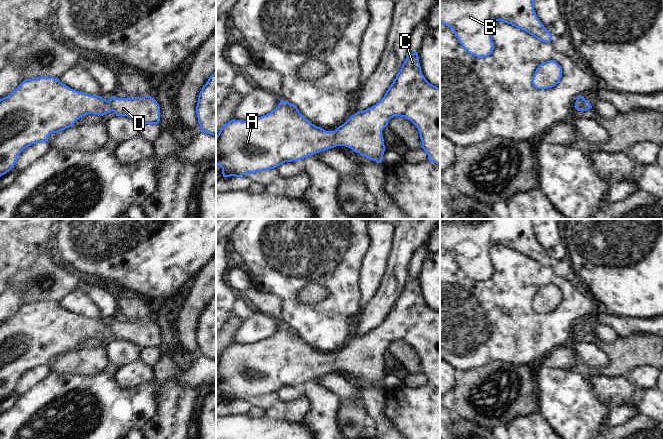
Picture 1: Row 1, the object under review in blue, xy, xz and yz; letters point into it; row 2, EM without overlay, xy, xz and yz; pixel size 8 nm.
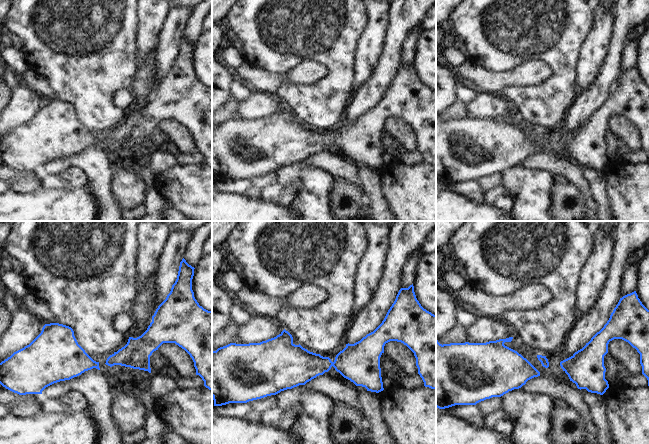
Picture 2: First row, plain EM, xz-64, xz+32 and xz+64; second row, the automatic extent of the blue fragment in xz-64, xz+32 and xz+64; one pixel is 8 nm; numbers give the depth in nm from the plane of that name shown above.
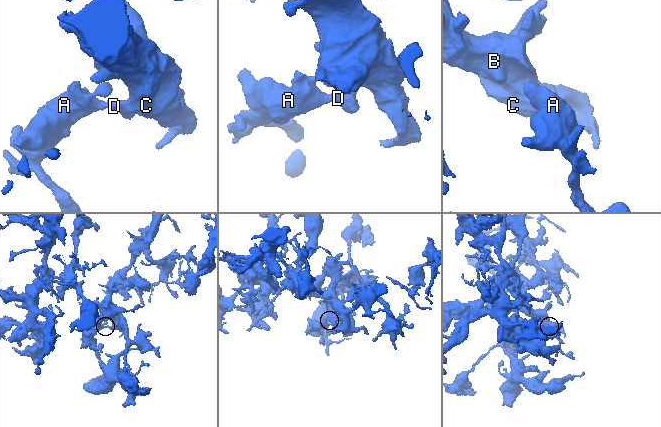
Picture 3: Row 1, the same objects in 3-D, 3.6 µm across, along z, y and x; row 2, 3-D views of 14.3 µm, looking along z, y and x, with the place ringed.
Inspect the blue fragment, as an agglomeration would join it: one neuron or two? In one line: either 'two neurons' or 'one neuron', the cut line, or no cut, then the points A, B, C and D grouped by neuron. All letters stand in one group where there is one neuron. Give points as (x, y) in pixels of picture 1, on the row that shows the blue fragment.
one neuron; cut none; groups A B C D

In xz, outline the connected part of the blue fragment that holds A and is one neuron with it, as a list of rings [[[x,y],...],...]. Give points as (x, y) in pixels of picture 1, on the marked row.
[[[418,52],[408,54],[393,83],[378,103],[355,113],[334,131],[315,126],[300,113],[296,105],[284,100],[281,100],[272,112],[261,117],[229,121],[216,136],[216,164],[222,168],[223,177],[241,177],[257,171],[274,169],[285,162],[298,161],[336,146],[348,147],[370,160],[381,163],[385,151],[382,131],[395,116],[405,117],[417,127],[428,160],[440,165],[440,88],[430,84],[422,74]]]

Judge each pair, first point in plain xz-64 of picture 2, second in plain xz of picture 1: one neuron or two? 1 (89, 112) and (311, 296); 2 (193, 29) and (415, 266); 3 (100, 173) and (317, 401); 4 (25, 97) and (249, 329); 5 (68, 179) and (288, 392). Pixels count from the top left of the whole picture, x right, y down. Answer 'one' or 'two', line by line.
1: two
2: one
3: one
4: one
5: two

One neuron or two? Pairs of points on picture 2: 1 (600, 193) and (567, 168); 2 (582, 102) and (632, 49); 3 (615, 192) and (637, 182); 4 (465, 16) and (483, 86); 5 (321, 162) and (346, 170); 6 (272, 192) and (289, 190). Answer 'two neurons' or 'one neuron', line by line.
1: two neurons
2: two neurons
3: one neuron
4: two neurons
5: one neuron
6: one neuron

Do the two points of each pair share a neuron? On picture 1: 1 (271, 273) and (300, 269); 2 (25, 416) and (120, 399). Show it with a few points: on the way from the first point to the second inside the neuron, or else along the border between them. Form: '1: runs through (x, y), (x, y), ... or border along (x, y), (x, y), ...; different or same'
1: runs through (278, 273), (285, 269), (293, 269); same
2: runs through (49, 399), (77, 385), (90, 386), (96, 392); same

